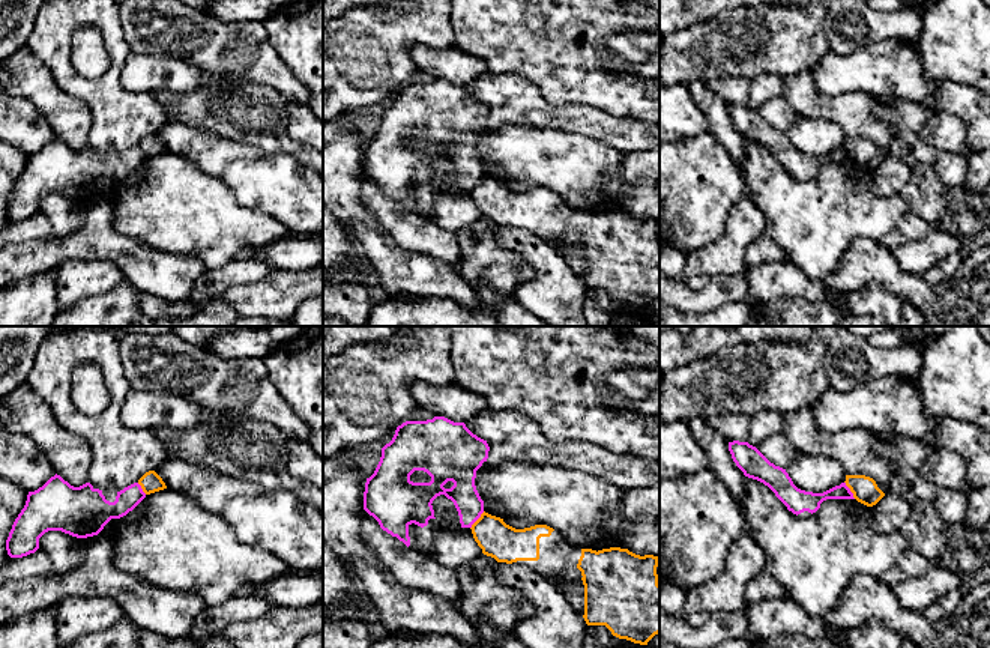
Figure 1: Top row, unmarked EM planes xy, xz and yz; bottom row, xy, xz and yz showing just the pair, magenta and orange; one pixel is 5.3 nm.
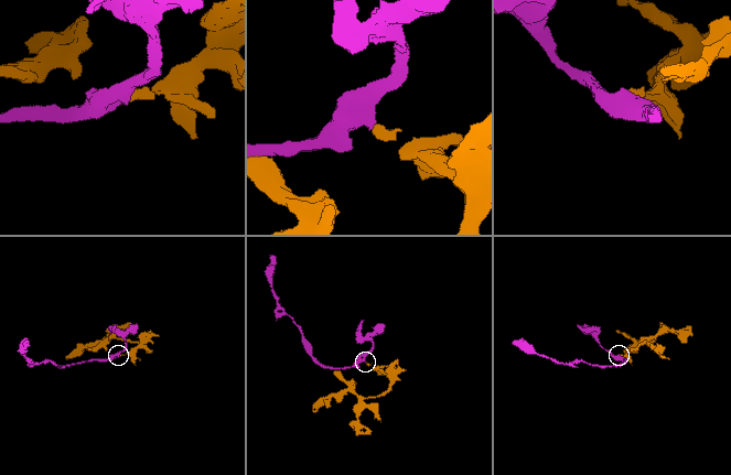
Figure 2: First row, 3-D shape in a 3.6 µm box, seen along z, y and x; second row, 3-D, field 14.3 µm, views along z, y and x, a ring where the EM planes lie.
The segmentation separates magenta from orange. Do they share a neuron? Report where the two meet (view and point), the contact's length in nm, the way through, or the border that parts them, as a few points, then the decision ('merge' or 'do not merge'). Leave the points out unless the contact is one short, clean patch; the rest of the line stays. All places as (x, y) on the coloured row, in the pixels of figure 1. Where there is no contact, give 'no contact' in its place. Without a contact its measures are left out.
xz (476, 519) | 120 nm | along xz (484, 511), (470, 528) | do not merge

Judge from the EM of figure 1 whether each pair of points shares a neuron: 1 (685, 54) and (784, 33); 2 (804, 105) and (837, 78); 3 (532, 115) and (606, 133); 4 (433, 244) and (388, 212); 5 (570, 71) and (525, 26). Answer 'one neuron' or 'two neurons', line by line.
1: one neuron
2: two neurons
3: one neuron
4: one neuron
5: one neuron

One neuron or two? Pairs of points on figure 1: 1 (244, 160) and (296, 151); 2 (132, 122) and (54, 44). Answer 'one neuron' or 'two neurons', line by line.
1: two neurons
2: one neuron

